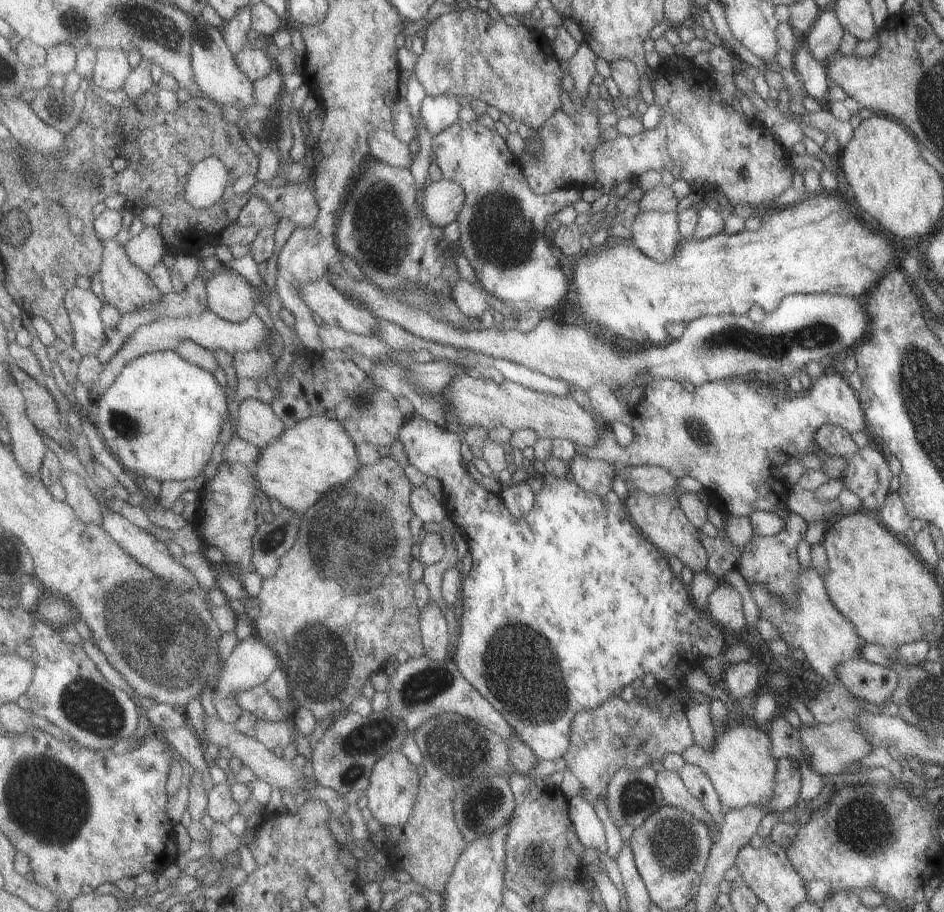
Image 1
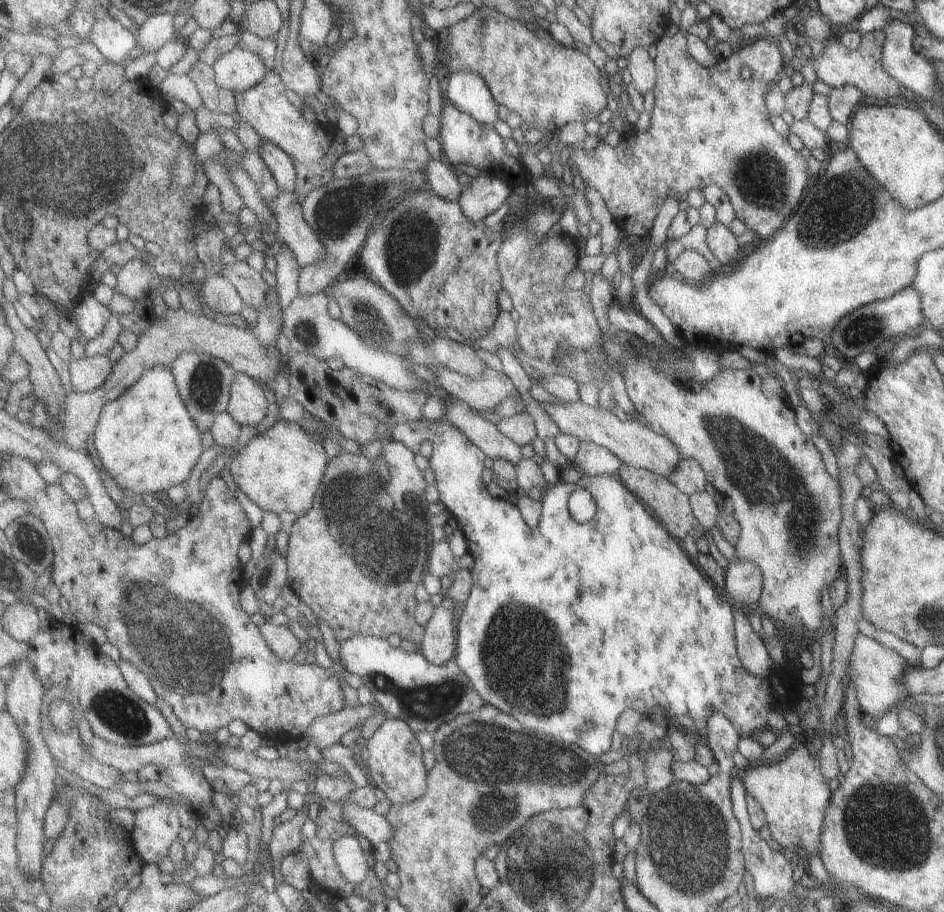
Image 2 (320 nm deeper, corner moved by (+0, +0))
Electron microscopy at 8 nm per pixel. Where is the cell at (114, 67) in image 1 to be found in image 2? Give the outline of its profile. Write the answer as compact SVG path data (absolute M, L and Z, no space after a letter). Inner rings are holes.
M111 16L97 20L93 32L85 40L93 42L107 61L117 64L126 64L131 50L138 44L136 34Z

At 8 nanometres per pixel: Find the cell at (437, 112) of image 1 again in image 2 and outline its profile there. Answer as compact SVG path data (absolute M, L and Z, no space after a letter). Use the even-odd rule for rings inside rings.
M459 71L451 74L445 96L459 110L474 116L483 124L491 126L499 120L499 103L479 73Z

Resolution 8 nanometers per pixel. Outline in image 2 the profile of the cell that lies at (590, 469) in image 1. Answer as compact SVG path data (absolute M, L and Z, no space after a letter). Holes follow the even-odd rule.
M581 441L573 463L582 474L612 477L618 474L618 470L624 465L611 450L591 441Z

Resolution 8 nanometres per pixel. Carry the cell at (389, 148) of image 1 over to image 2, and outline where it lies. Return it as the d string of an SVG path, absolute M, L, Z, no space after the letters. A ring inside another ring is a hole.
M431 159L424 170L428 188L437 196L458 202L464 191L459 172L446 160Z

